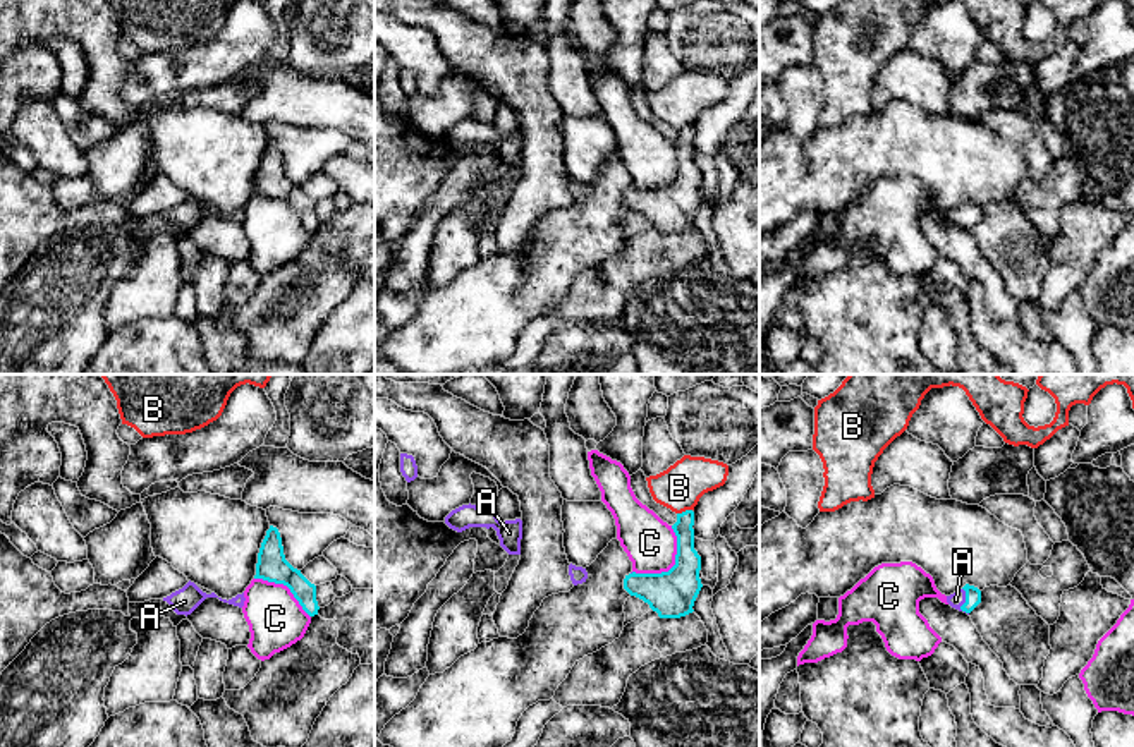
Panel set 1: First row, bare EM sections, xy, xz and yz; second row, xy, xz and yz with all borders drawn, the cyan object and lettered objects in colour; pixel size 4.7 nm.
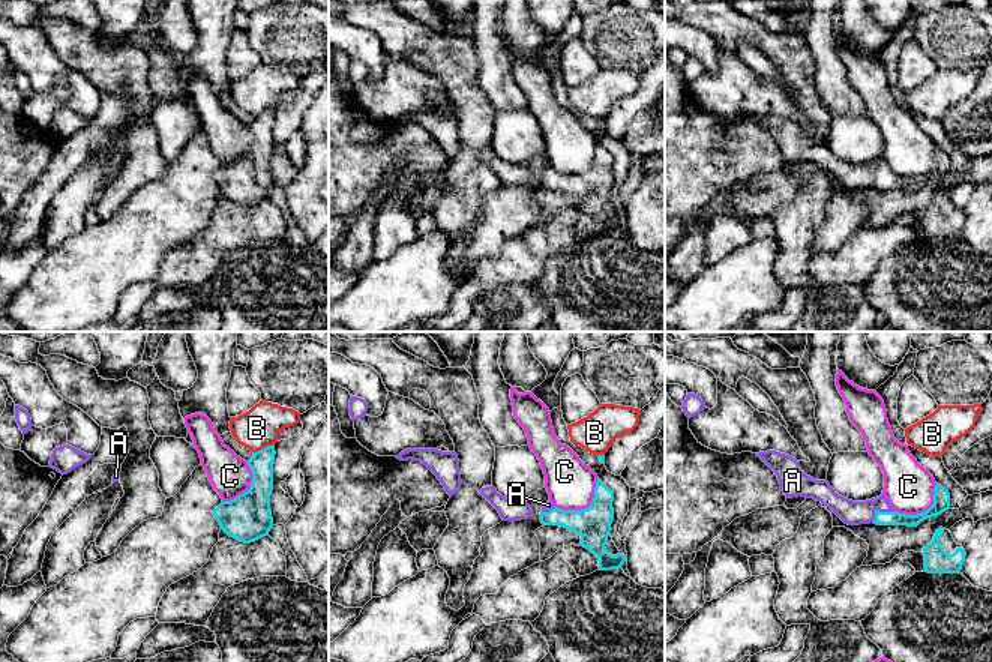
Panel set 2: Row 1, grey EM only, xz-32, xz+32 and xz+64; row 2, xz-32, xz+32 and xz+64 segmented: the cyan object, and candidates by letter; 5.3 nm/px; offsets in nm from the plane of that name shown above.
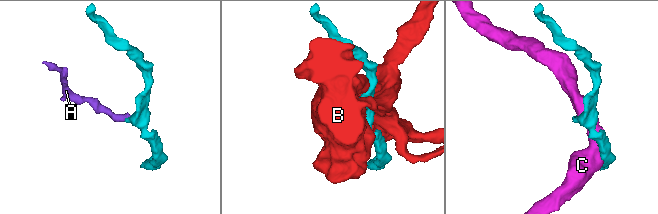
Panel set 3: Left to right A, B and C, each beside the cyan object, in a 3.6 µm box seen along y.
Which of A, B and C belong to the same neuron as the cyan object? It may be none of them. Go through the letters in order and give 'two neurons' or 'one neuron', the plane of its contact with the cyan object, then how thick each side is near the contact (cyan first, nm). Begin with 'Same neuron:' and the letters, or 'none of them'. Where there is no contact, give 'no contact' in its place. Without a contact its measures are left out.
Same neuron: A
A: one neuron; contact in yz; calibres 80 and 70 nm
B: two neurons; contact in xz; calibres 130 and 220 nm
C: two neurons; contact in xz; calibres 220 and 240 nm

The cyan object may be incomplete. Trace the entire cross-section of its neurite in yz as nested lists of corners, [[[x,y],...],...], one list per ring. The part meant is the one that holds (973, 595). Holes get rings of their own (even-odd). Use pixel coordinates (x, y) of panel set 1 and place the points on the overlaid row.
[[[966,584],[957,592],[947,596],[947,603],[964,613],[971,613],[981,603],[981,591],[974,586]]]

